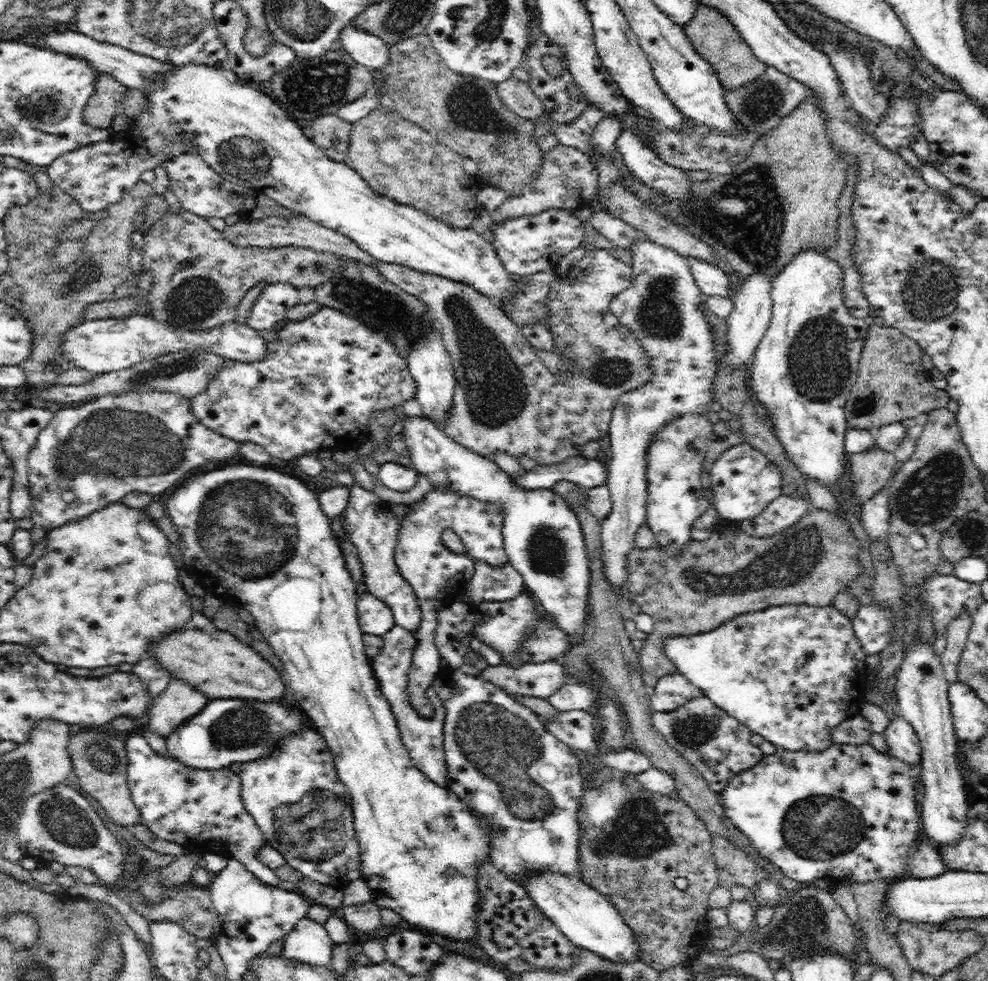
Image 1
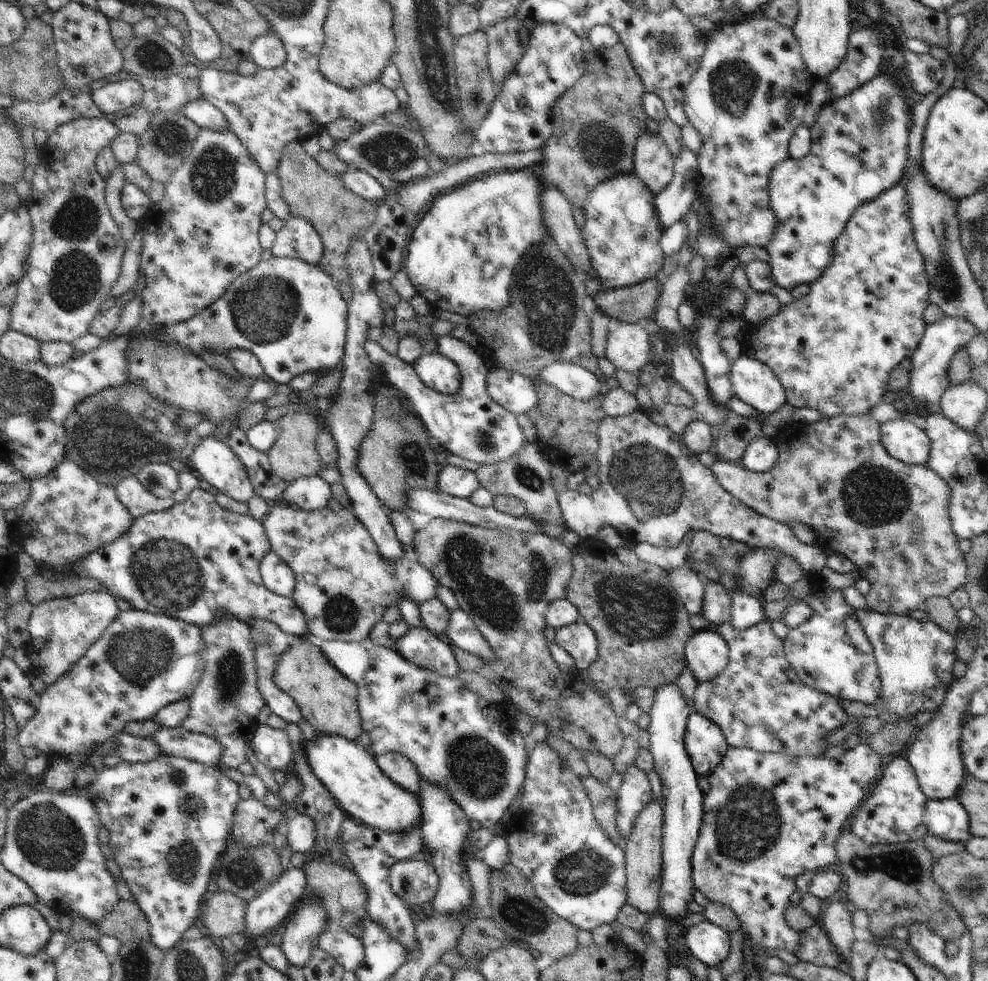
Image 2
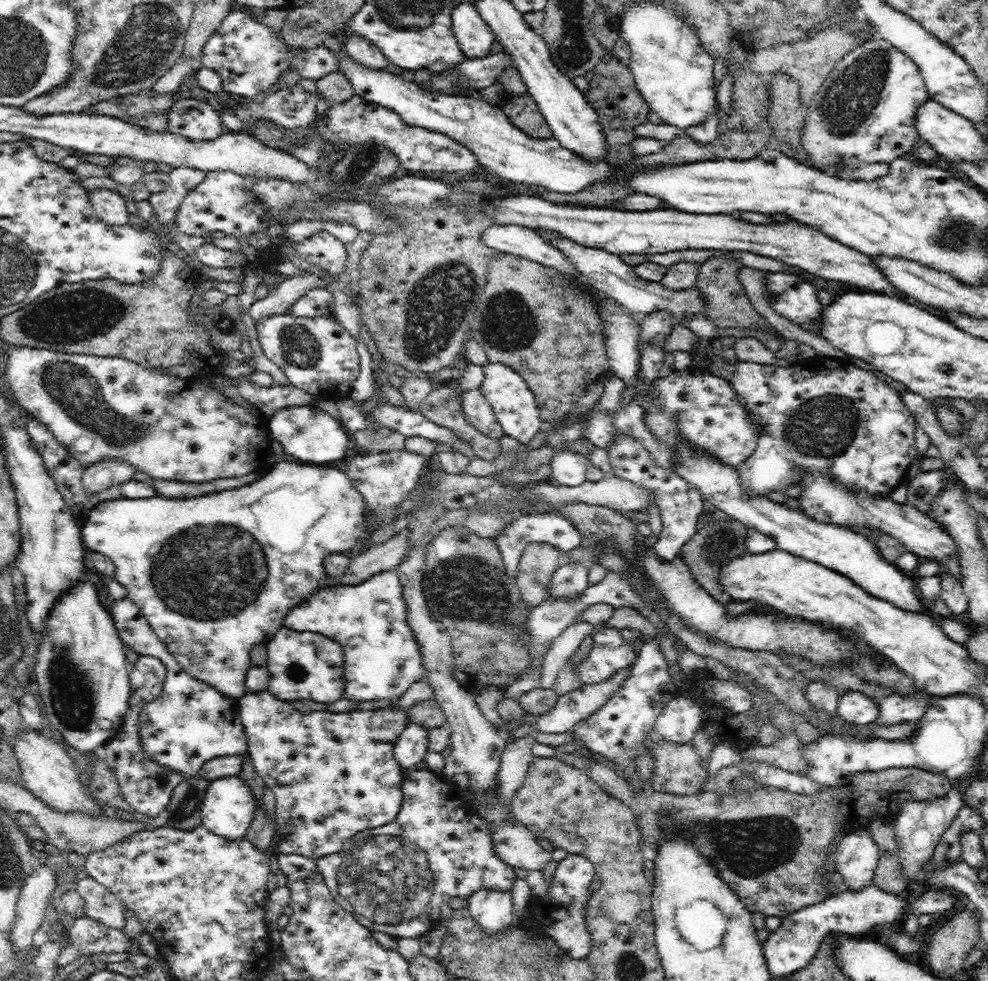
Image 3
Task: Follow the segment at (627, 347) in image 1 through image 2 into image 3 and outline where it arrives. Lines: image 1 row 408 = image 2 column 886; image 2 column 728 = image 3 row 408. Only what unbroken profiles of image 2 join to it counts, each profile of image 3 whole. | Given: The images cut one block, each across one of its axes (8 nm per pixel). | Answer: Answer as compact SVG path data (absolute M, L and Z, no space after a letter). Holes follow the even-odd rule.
M481 387L472 389L463 395L462 413L465 414L465 419L470 425L490 438L502 438L505 435L502 425L498 424L494 409L482 394Z

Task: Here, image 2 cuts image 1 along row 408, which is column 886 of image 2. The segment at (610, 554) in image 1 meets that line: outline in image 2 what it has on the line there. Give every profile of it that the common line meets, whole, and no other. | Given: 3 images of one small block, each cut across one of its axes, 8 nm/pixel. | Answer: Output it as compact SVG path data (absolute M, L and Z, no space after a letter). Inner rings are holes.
M854 609L853 613L872 643L882 683L880 704L886 708L886 712L907 717L938 709L954 680L952 668L957 659L955 650L959 639L942 630L932 620L919 621L910 615L884 614L870 609Z

